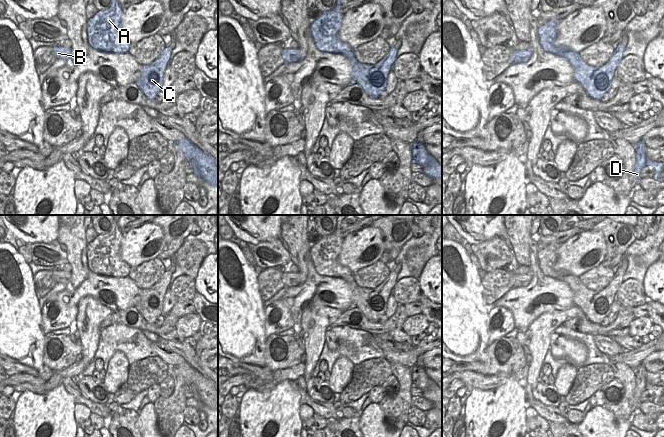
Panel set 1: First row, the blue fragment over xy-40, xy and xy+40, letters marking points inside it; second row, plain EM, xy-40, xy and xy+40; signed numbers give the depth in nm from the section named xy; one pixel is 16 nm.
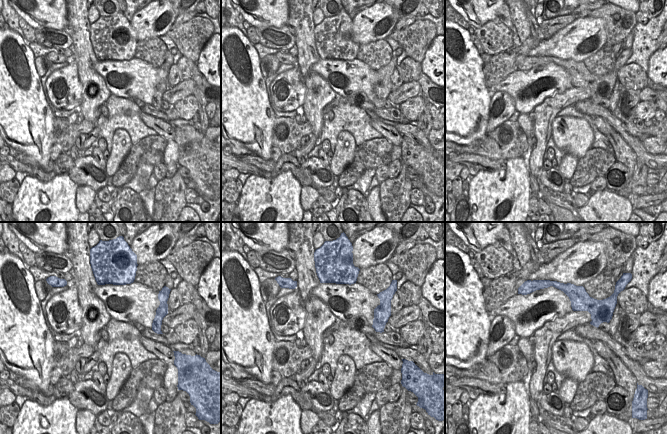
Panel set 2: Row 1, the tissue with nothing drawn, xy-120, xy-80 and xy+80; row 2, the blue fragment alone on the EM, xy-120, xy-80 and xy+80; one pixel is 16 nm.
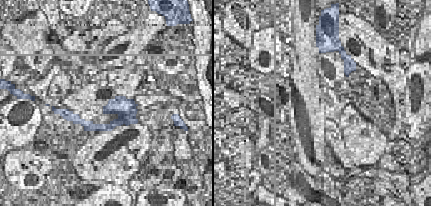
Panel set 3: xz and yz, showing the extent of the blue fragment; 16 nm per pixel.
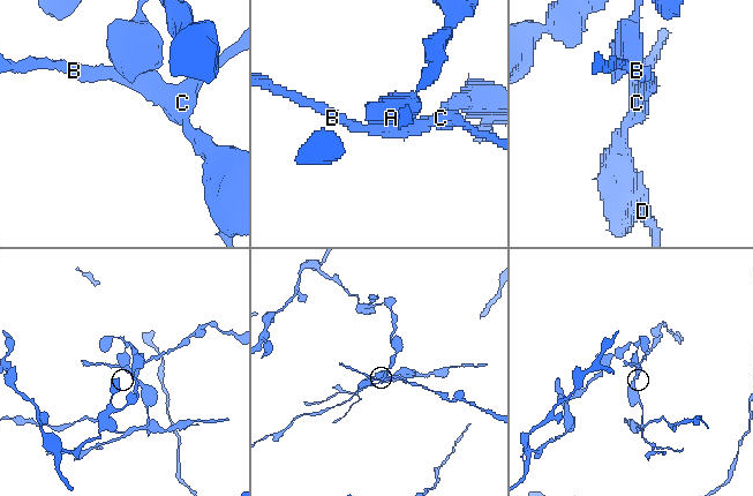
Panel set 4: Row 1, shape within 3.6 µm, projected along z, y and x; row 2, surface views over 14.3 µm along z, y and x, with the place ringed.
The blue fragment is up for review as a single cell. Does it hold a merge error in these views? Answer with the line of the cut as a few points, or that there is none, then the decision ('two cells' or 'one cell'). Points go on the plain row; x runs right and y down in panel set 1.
xy+40 (571, 274), (555, 278) | two cells

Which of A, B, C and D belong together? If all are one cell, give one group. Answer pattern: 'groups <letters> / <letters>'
groups A / B C D

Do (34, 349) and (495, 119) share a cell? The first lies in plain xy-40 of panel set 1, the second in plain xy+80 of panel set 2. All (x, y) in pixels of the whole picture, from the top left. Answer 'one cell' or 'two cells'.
two cells

